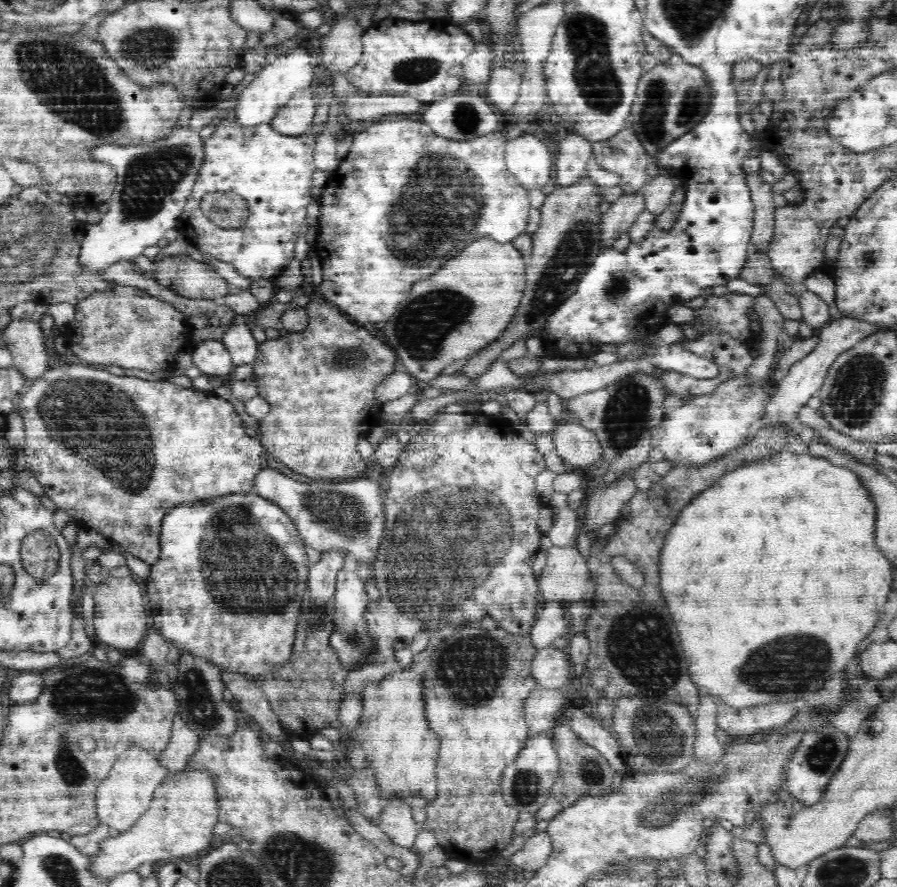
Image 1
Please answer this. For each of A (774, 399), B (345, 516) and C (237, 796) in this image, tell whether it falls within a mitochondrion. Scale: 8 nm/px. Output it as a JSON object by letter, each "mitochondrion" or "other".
{"A":"other","B":"mitochondrion","C":"other"}

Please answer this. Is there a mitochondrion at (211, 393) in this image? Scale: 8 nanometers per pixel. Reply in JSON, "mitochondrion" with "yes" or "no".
{"mitochondrion":"no"}

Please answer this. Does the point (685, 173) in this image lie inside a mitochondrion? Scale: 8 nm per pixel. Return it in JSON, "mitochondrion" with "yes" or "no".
{"mitochondrion":"no"}

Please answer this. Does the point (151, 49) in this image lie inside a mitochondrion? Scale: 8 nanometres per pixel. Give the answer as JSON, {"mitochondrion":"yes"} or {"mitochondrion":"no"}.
{"mitochondrion":"yes"}

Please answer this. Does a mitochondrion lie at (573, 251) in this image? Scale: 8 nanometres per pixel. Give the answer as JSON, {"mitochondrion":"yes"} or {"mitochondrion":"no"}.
{"mitochondrion":"yes"}

